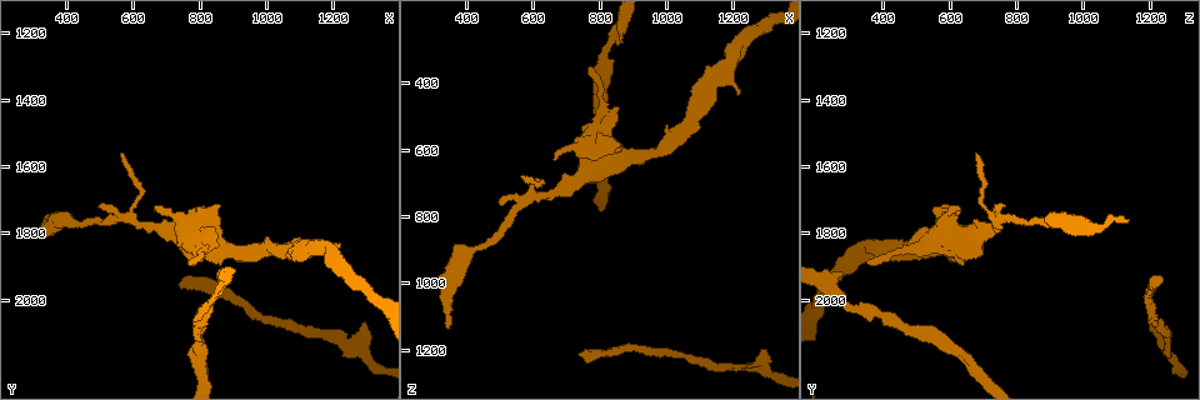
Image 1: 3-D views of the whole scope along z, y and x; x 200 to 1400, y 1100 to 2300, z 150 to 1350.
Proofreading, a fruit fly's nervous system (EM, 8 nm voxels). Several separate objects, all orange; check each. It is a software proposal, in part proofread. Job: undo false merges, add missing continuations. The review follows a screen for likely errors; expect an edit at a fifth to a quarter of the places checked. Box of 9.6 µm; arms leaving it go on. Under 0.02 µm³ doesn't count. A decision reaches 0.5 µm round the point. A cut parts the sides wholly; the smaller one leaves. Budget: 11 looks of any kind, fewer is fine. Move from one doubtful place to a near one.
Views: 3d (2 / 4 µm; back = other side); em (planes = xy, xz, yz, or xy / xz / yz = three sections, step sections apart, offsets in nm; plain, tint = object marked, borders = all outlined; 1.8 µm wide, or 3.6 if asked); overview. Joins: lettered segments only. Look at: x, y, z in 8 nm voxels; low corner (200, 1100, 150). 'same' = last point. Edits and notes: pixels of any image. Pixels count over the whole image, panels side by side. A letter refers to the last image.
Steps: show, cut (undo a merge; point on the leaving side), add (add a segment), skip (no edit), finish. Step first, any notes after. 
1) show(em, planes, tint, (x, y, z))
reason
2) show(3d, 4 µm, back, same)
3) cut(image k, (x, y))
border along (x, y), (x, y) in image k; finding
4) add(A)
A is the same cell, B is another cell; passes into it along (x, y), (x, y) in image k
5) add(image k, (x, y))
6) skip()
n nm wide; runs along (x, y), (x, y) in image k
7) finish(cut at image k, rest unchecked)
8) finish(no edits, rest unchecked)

show(3d, 2 µm, (500, 1720, 760))
branch stops here

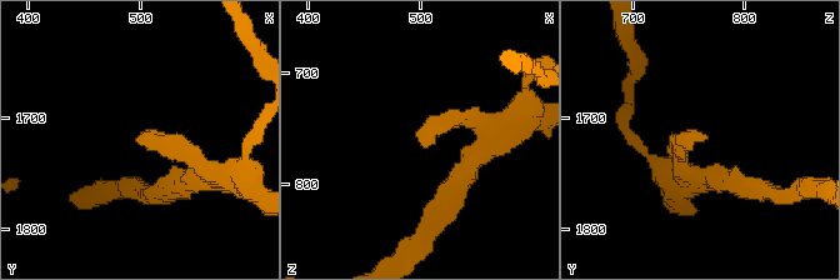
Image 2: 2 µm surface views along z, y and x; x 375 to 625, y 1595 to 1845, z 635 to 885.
show(em, 3.6 µm, xz, step 16, tint, (504, 1722, 764))

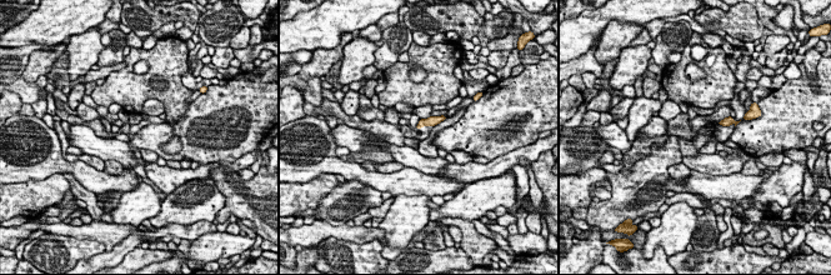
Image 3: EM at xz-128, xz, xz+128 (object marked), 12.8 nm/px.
show(em, 3.6 µm, planes, borders, same)
cut it another way

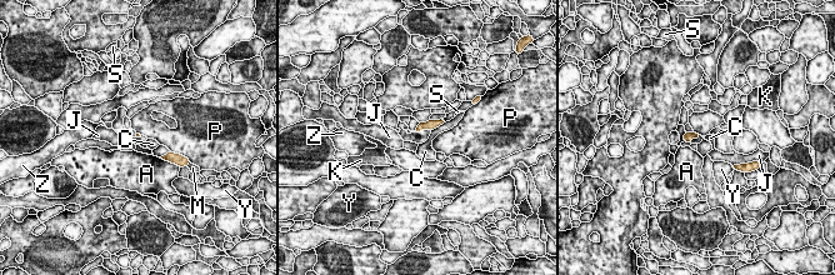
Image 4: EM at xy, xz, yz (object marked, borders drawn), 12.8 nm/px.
skip()
A, C, J, K, M, P, S, Y and Z are other cells; border along (170, 150), (178, 154) in image 4; none of them fits

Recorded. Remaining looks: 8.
show(3d, 2 µm, (340, 1760, 1130))
branch stops here

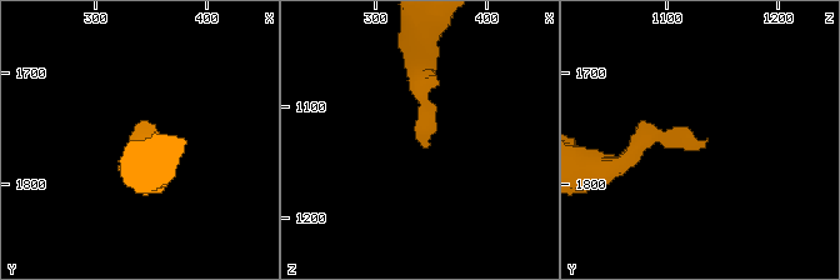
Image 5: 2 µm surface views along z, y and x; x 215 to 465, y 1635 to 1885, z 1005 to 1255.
show(em, planes, borders, (342, 1764, 1136))

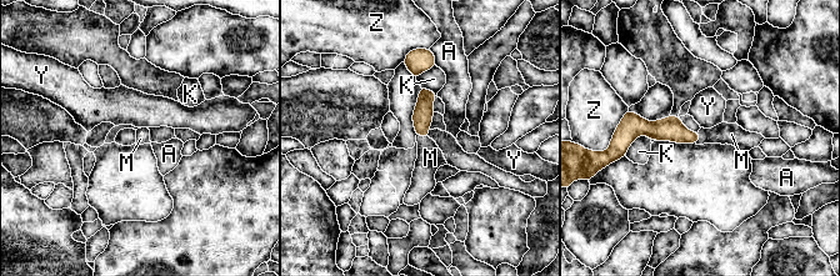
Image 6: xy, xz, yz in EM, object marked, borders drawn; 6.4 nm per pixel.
add(M)
M is the same cell, A, K, Y and Z are other cells; the neuron continues

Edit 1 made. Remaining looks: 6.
show(overview)
redraw

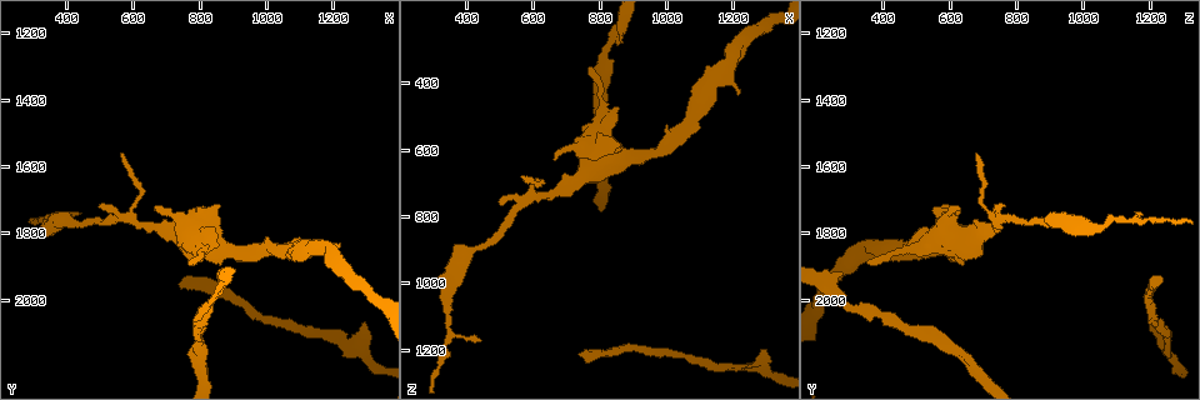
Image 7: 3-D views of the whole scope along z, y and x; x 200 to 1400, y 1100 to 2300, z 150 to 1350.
show(em, planes, borders, (1220, 1840, 440))
thick end

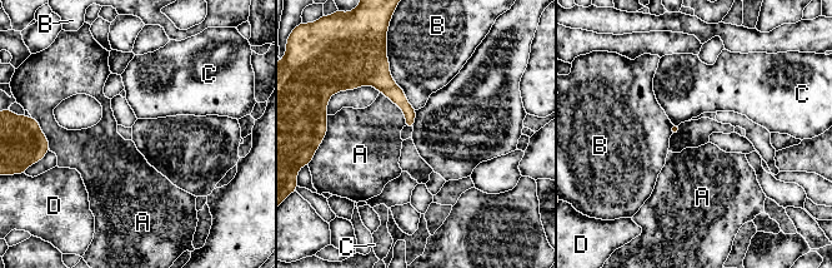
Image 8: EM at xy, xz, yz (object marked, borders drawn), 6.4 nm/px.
skip()
A, B, C and D are other cells; border along (380, 92), (402, 112), (405, 125) in image 8; no lettered segment goes on from it

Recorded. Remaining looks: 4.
finish(add at image 6, rest unchecked)

